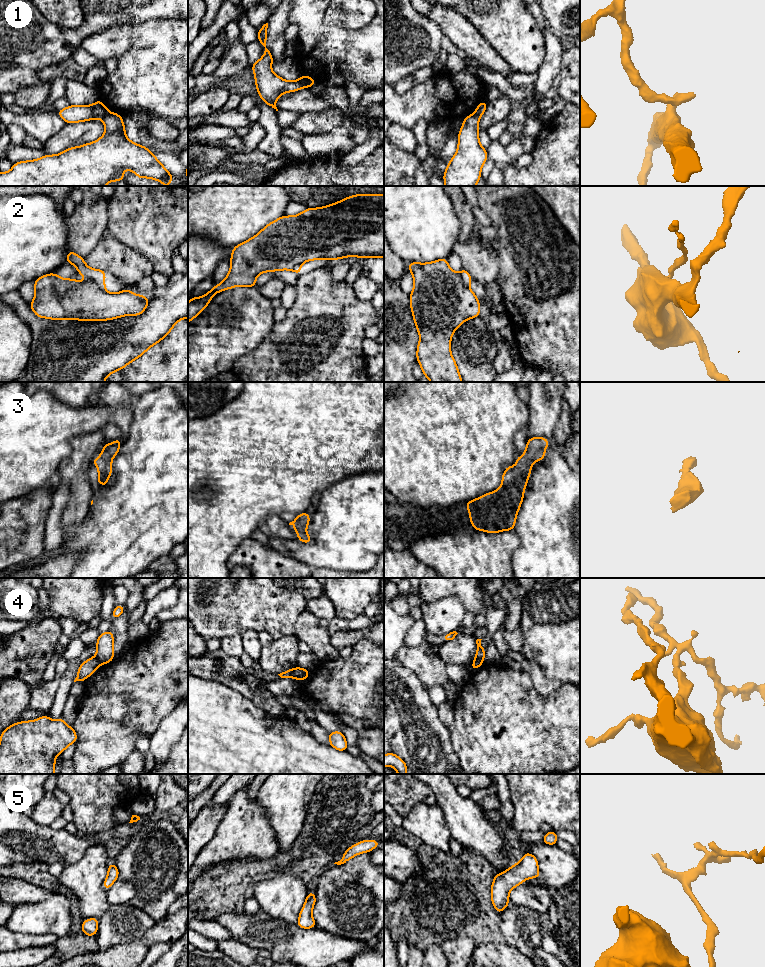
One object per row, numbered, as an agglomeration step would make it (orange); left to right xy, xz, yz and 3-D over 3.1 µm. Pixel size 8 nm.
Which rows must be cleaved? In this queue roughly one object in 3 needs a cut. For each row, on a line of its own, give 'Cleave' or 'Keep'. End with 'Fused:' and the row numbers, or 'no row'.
1: Cleave
2: Cleave
3: Keep
4: Cleave
5: Keep
Fused: 1, 2, 4

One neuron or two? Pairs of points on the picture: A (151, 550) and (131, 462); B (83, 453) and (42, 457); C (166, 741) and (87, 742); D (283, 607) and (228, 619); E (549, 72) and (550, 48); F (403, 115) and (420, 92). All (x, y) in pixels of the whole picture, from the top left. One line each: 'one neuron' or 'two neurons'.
A: one neuron
B: two neurons
C: two neurons
D: one neuron
E: one neuron
F: one neuron

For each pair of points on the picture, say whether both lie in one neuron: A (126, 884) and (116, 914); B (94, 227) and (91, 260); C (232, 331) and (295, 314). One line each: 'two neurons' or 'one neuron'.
A: two neurons
B: two neurons
C: two neurons

